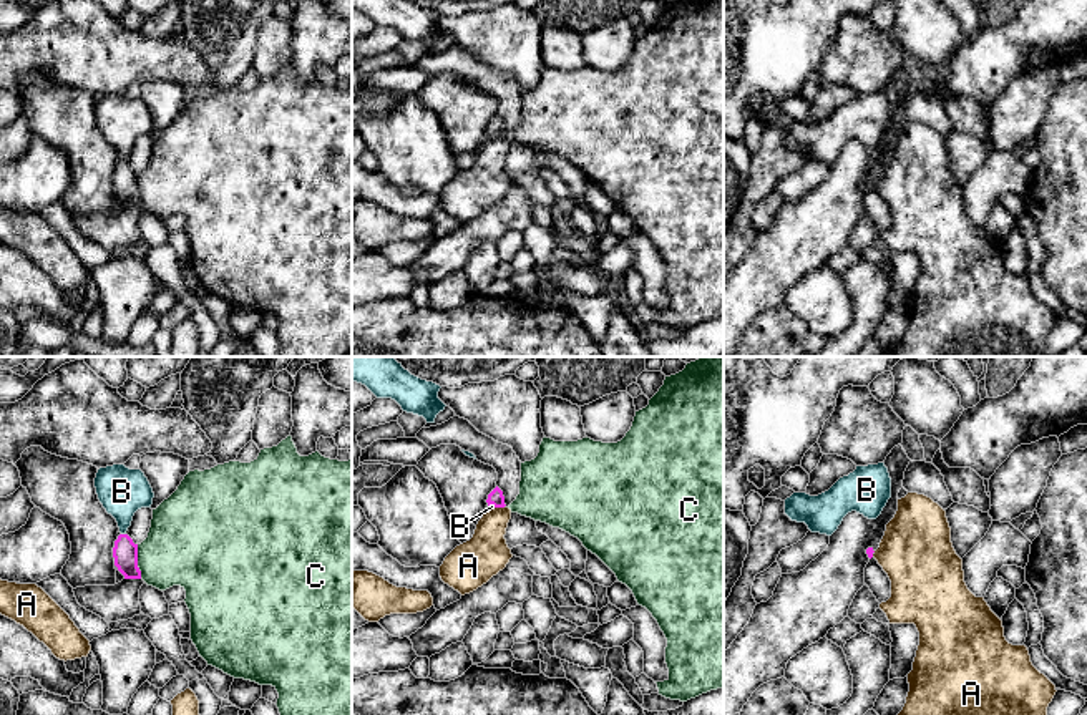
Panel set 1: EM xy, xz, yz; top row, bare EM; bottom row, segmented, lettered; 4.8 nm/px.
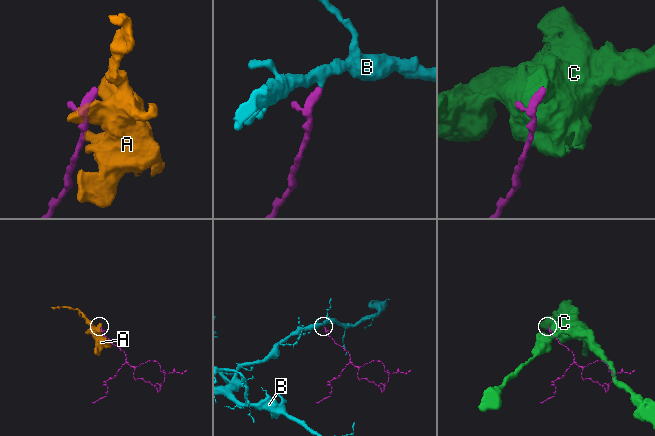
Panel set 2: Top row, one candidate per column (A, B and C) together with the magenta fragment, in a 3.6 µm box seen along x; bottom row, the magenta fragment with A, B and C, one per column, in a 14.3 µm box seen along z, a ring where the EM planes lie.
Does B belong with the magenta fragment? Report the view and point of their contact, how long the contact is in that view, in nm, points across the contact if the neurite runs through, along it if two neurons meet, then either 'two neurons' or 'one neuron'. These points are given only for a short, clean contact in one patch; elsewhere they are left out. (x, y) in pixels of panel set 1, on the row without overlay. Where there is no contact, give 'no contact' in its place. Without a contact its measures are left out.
xy (123, 163) | 30 nm | across xy (125, 179), (123, 163), (121, 120) | one neuron

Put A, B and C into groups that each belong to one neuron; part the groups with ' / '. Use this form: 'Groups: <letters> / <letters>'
Groups: A / B / C

